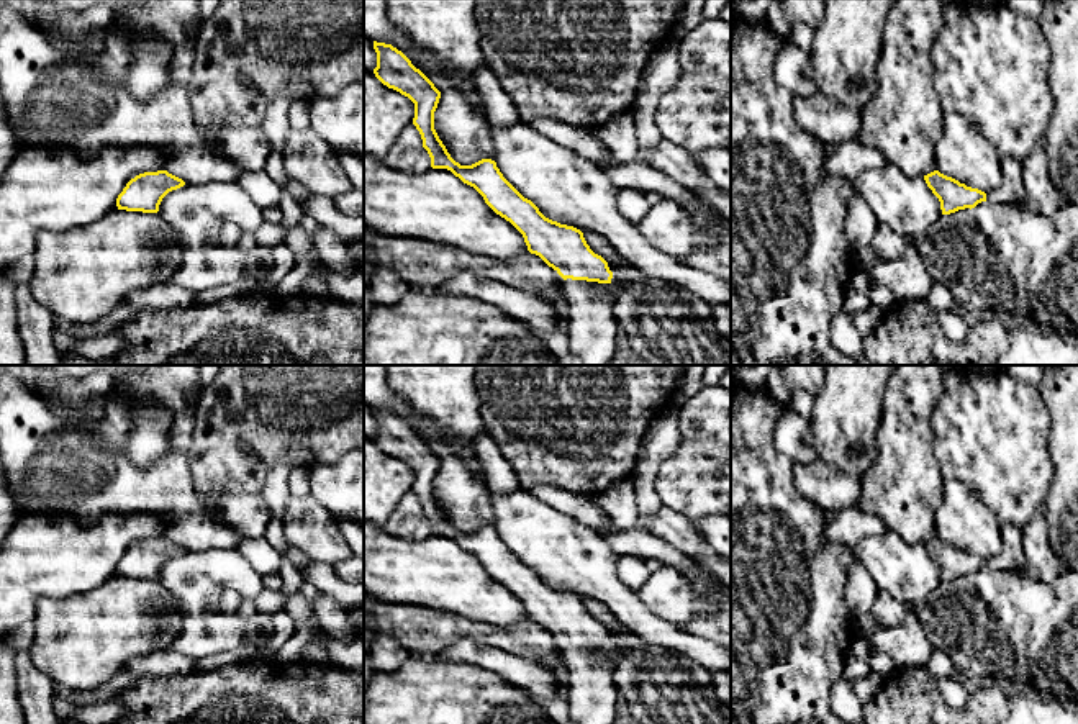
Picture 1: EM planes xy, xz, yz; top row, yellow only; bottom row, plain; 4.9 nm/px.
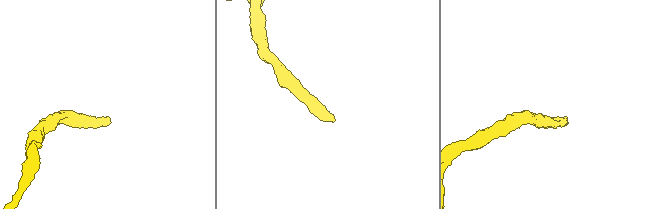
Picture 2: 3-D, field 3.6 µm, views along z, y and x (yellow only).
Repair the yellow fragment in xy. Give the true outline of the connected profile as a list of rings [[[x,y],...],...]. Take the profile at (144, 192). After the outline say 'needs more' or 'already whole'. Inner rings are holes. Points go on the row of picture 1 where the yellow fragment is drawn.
[[[167,170],[144,172],[131,179],[116,198],[118,210],[157,213],[162,198],[185,182]]] | already whole

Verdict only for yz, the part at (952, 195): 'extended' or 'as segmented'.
as segmented

